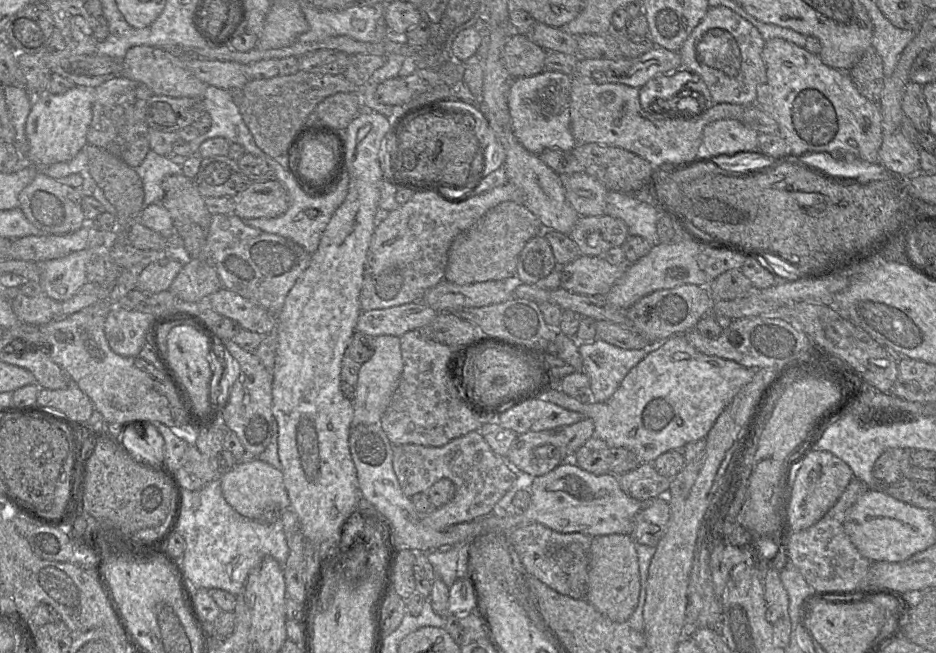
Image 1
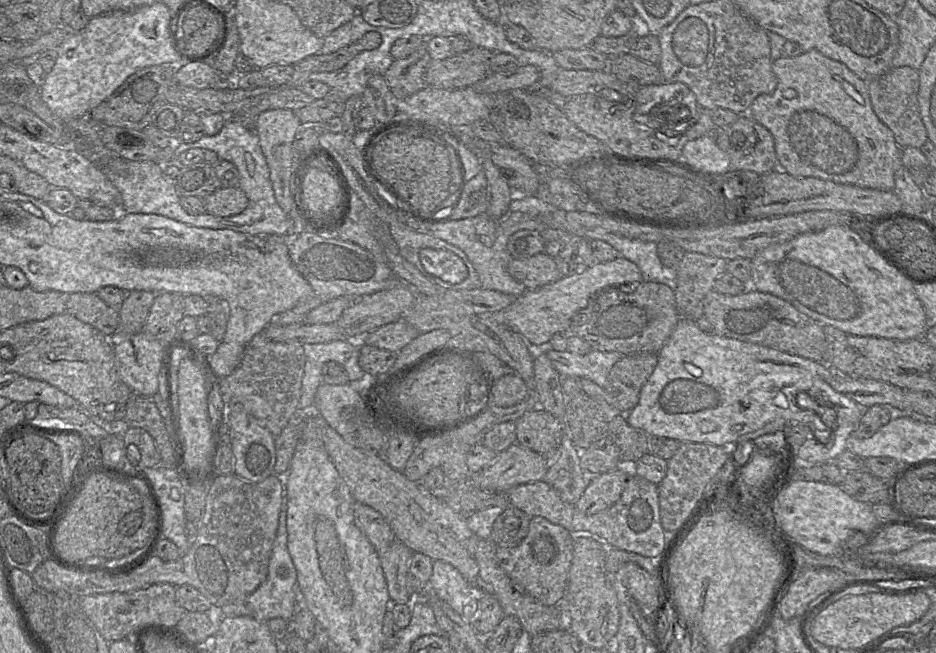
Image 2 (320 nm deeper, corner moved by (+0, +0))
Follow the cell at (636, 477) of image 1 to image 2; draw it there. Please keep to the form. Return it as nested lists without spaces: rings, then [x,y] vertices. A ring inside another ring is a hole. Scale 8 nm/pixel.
[[[622,469],[590,477],[575,506],[587,515],[609,508],[619,500],[629,478],[630,476]]]

